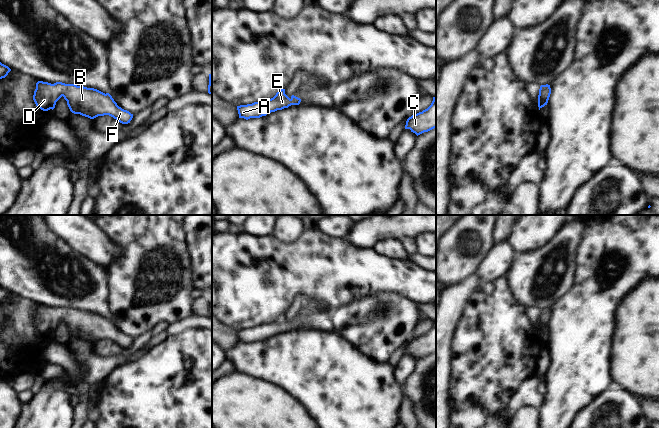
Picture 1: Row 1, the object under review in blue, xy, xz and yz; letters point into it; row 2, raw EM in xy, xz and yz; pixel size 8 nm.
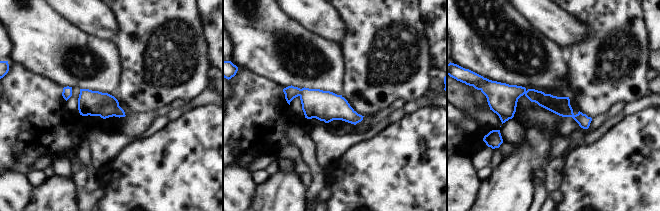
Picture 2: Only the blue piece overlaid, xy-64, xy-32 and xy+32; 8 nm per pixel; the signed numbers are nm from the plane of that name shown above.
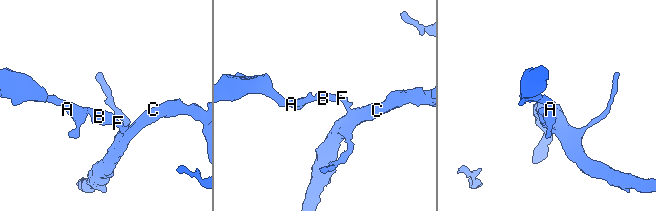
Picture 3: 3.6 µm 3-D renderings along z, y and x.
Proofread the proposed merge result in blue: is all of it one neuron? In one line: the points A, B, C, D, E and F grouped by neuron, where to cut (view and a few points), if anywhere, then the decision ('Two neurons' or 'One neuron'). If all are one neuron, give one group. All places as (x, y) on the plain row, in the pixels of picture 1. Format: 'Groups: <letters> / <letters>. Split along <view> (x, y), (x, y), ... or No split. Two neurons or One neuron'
Groups: A B C D E F. No split. One neuron.

